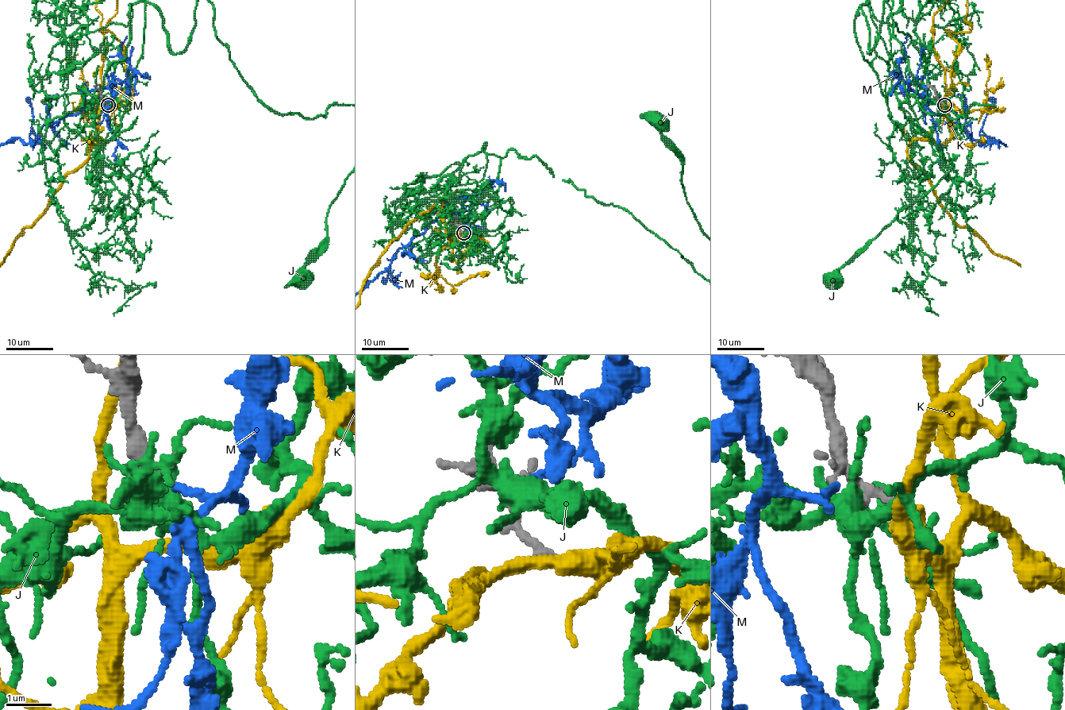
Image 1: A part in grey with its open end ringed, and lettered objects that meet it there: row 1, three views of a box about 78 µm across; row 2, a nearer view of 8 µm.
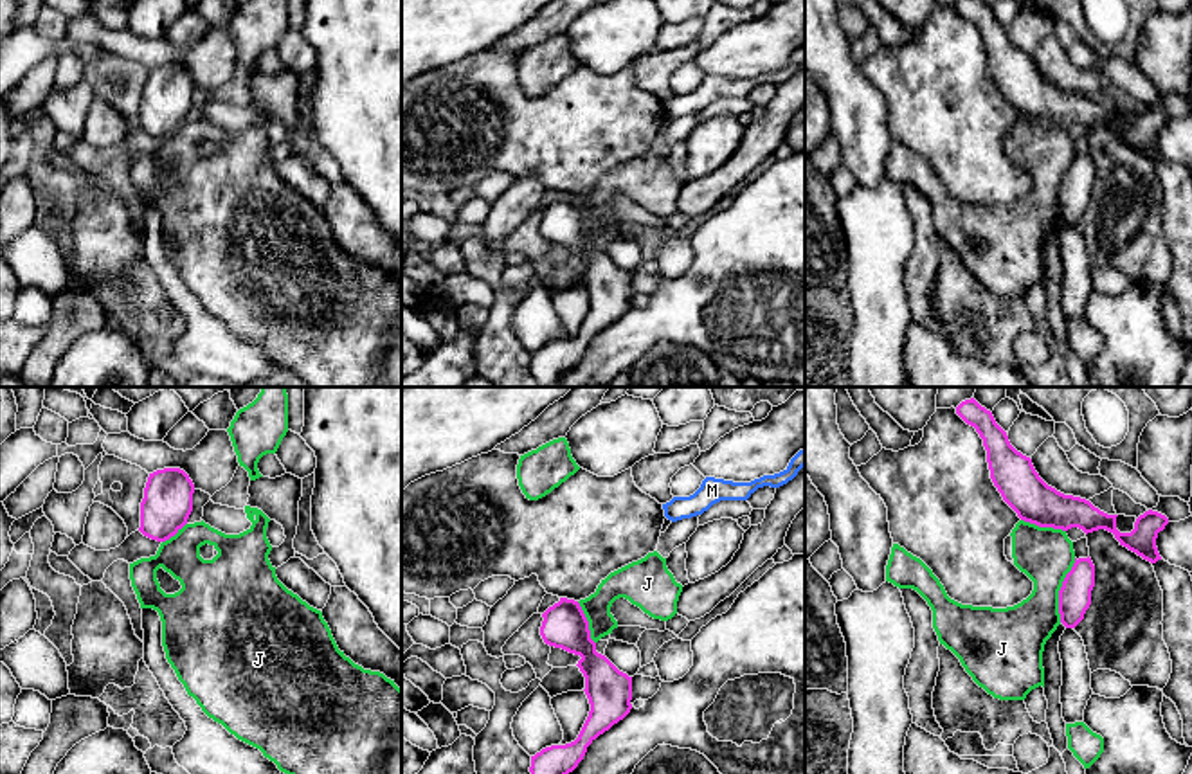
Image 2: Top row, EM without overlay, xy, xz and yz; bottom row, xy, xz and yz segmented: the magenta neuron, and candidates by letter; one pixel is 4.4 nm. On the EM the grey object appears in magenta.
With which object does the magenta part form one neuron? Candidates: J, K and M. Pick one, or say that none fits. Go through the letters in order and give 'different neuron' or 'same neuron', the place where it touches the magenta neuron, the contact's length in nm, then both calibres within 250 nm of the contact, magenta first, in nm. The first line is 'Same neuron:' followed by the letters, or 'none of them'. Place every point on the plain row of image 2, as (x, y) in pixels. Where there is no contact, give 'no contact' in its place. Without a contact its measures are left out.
Same neuron: none of them
J: different neuron; contact yz (1059, 188); length 300 nm; calibres 140 and 240 nm
K: different neuron; no contact
M: different neuron; no contact

